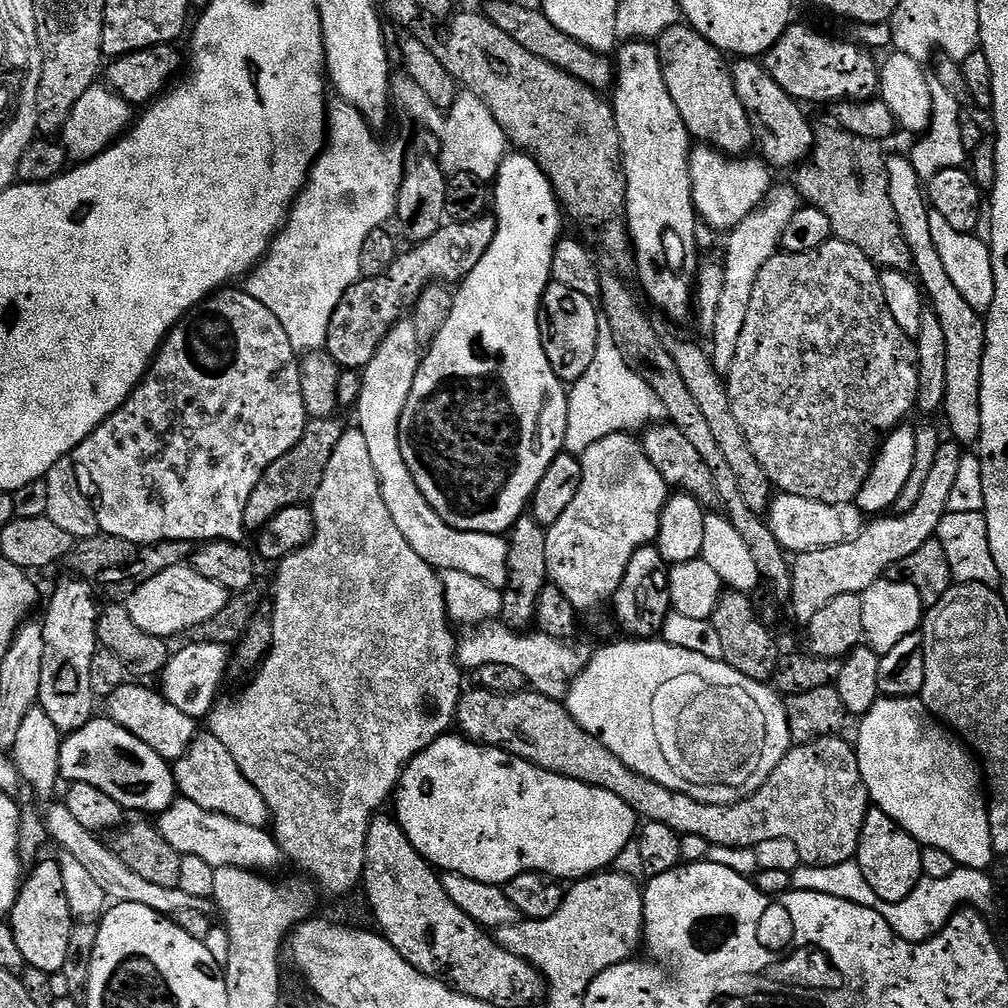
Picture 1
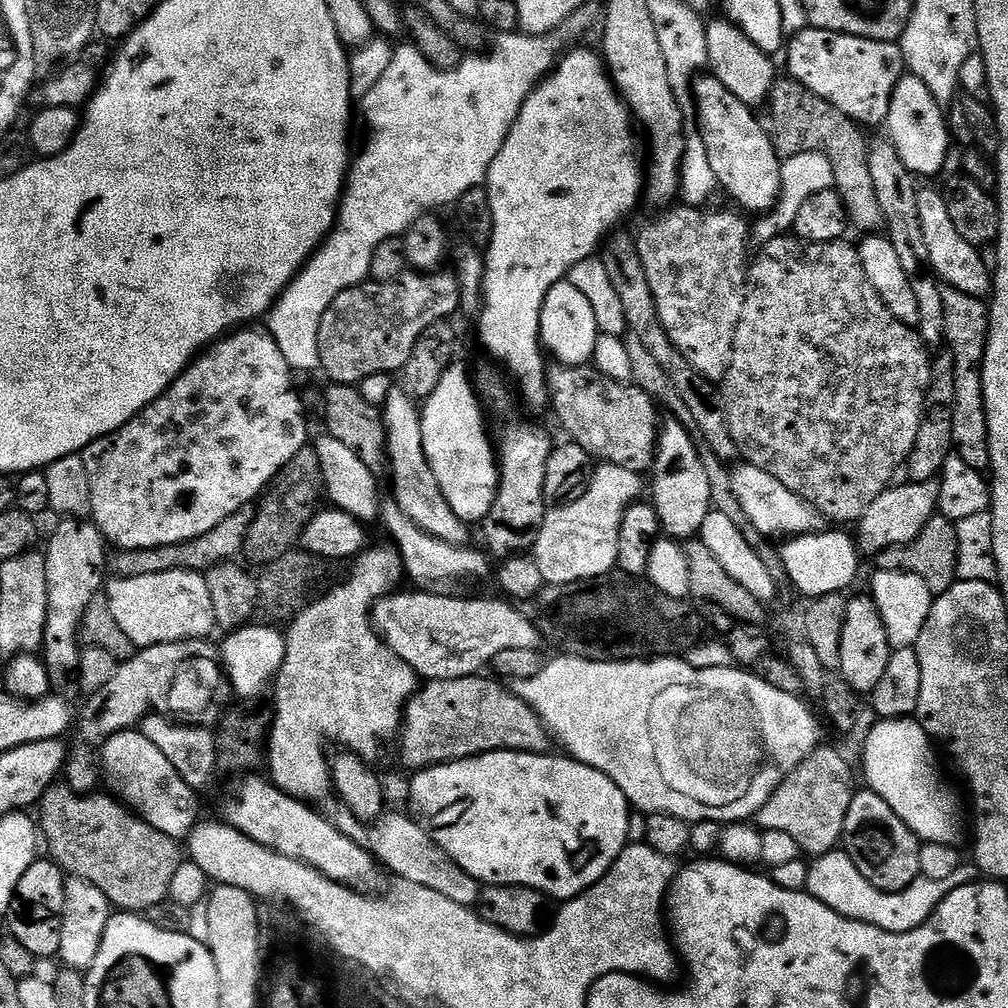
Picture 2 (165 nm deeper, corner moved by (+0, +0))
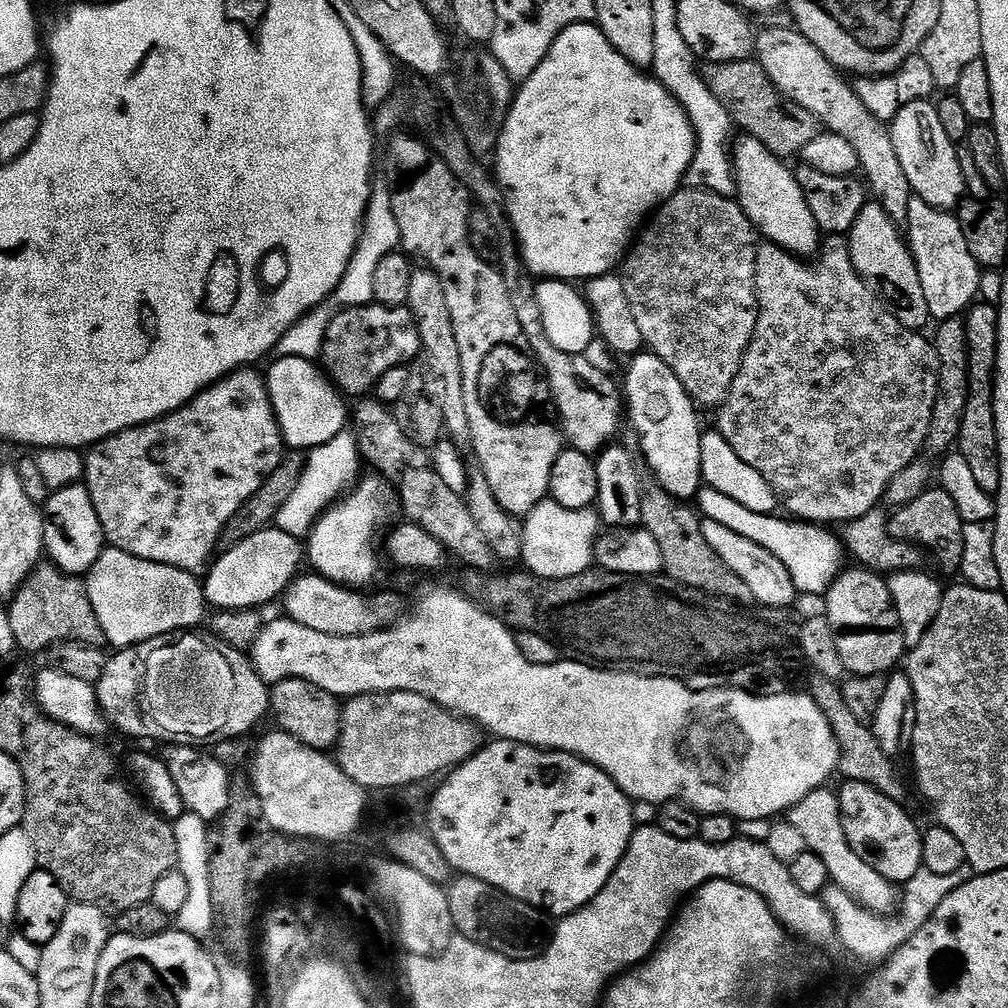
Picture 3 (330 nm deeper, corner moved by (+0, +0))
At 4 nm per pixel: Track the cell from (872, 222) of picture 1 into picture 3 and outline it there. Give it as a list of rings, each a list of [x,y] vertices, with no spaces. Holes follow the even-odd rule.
[[[755,58],[726,62],[725,64],[713,64],[707,70],[709,71],[706,72],[708,87],[715,98],[718,98],[718,102],[729,112],[733,125],[741,133],[758,138],[758,142],[762,142],[762,146],[766,146],[766,150],[770,150],[775,156],[789,158],[788,156],[794,155],[795,152],[796,155],[803,153],[809,140],[820,136],[822,125],[814,118],[814,114],[810,114],[810,110],[802,110],[802,106],[798,106],[798,102],[782,95],[772,85],[766,70],[762,70],[762,66]]]

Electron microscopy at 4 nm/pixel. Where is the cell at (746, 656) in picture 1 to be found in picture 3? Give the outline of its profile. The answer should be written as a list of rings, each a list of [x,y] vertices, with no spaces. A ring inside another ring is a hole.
[[[648,482],[642,490],[642,518],[640,524],[654,534],[654,542],[658,542],[658,550],[662,550],[662,562],[667,579],[687,588],[697,588],[709,596],[723,596],[725,600],[748,602],[752,600],[752,591],[714,554],[710,542],[702,534],[702,520],[687,503],[675,500],[661,484]]]

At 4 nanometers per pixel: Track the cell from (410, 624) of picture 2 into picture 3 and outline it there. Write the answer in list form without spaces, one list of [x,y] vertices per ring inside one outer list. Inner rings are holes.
[[[319,574],[312,576],[297,575],[288,586],[288,591],[282,597],[282,605],[286,611],[287,619],[298,622],[302,626],[310,626],[310,630],[318,630],[318,634],[331,636],[361,636],[371,632],[379,632],[396,623],[405,611],[404,604],[392,592],[380,592],[377,596],[359,596],[359,591],[353,590],[343,584],[336,584],[332,580]]]

